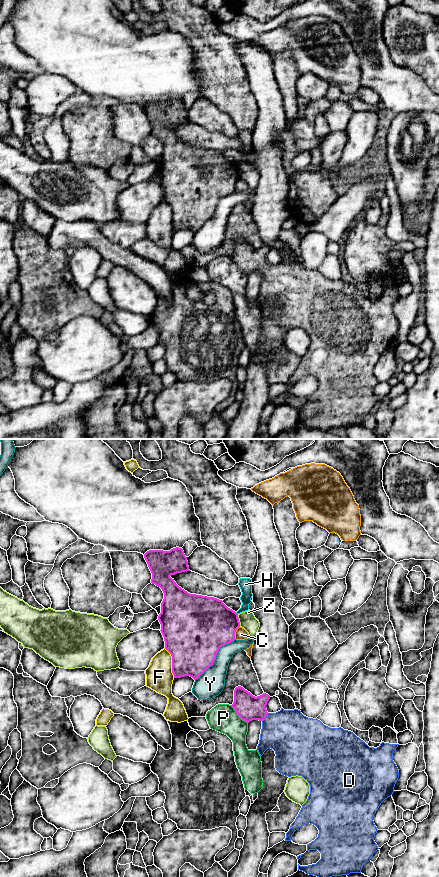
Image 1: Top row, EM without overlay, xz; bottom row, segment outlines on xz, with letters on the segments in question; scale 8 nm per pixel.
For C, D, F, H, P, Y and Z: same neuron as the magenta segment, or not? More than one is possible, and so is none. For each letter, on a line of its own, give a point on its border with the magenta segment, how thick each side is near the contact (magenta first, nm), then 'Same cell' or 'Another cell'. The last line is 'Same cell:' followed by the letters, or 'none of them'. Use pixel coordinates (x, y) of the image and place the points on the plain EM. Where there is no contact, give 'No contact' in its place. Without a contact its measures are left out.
C: Touches magenta at xz (235, 183). Thickness 440 nm (magenta) against 100 nm. Another cell
D: Touches magenta at xz (265, 268). Thickness 200 nm (magenta) against 380 nm. Same cell
F: Touches magenta at xz (172, 215). Thickness 440 nm (magenta) against 220 nm. Another cell
H: Touches magenta at xz (236, 165). Thickness 420 nm (magenta) against 110 nm. Another cell
P: Touches magenta at xz (238, 267). Thickness 200 nm (magenta) against 220 nm. Another cell
Y: Touches magenta at xz (215, 209). Thickness 480 nm (magenta) against 220 nm. Another cell
Z: Touches magenta at xz (238, 172). Thickness 420 nm (magenta) against 130 nm. Another cell
Same cell: D

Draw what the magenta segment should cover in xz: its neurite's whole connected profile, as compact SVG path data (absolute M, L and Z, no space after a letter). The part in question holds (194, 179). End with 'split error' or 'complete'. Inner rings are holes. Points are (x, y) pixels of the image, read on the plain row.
M176 99L170 103L149 102L144 106L144 110L152 125L151 135L160 139L164 145L158 172L165 201L172 208L174 230L190 228L196 232L213 217L219 201L235 192L235 184L240 179L238 166L222 152L188 145L170 129L190 123L182 100Z | complete

